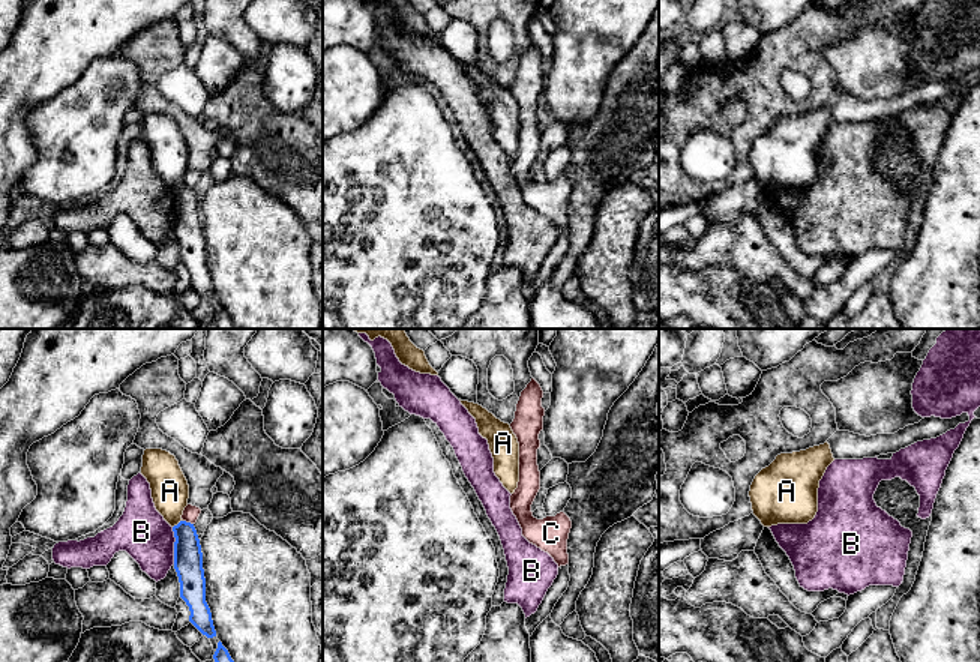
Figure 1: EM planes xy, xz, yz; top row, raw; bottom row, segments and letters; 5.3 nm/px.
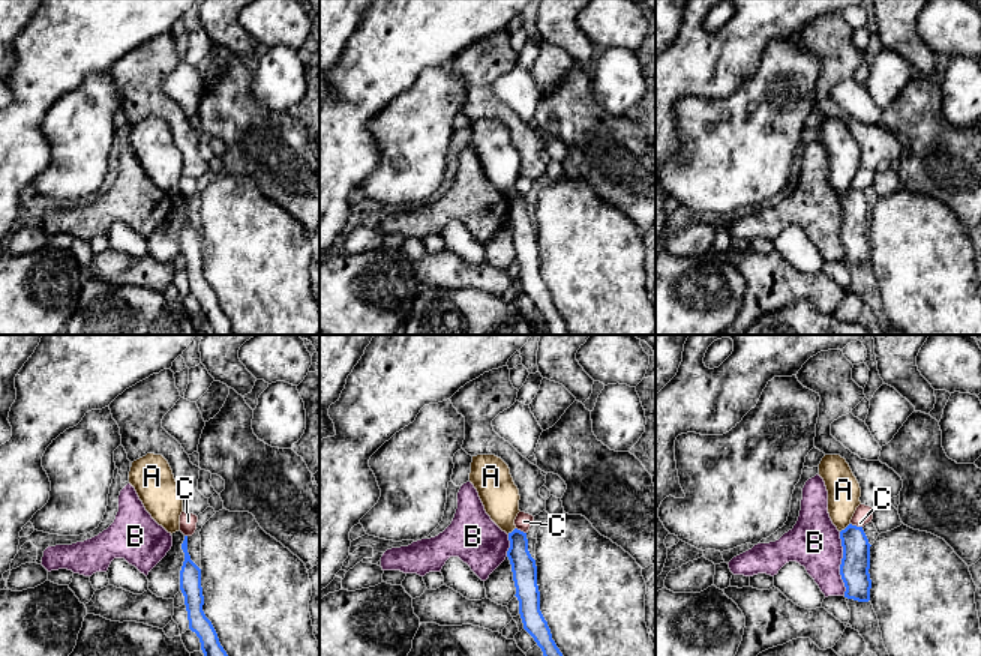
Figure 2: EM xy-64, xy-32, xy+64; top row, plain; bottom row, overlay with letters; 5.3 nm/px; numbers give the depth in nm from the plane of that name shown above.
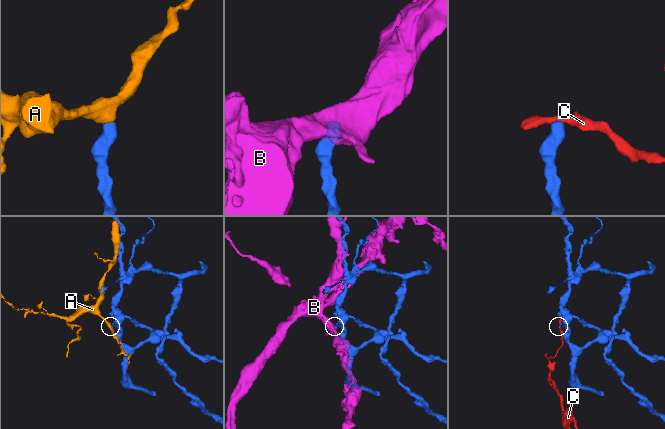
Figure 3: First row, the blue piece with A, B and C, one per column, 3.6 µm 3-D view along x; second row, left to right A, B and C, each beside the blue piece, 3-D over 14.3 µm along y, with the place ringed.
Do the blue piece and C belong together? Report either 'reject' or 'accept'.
reject

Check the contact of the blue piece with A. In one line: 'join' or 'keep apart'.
keep apart

